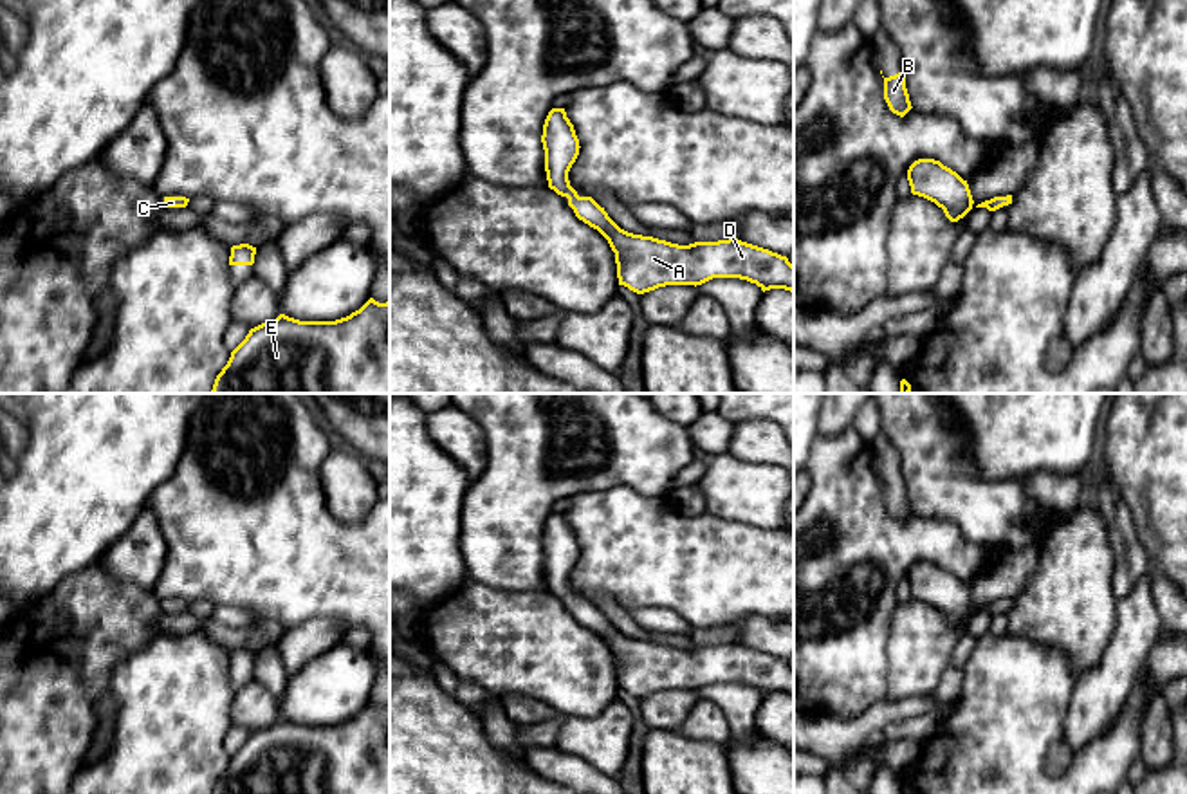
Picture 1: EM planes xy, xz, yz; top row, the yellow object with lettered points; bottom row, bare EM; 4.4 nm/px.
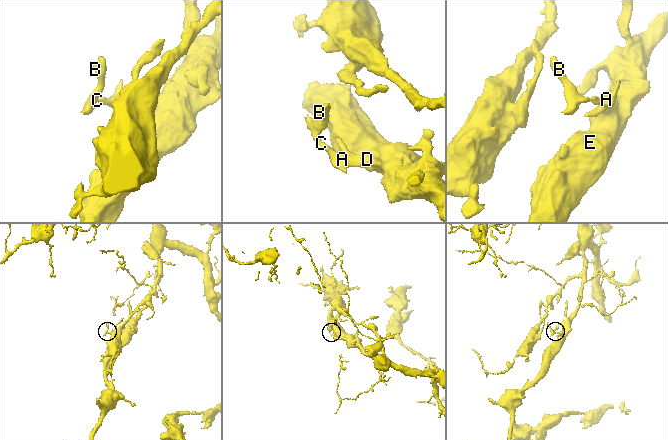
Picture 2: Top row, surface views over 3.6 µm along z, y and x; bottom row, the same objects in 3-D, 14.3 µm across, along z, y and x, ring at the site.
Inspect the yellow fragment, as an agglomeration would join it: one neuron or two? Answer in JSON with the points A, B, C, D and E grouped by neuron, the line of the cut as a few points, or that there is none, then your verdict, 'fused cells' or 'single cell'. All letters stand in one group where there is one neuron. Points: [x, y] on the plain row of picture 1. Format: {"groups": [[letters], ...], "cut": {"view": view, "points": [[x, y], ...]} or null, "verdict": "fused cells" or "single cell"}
{"groups": [["A", "B", "C", "D", "E"]], "cut": null, "verdict": "single cell"}

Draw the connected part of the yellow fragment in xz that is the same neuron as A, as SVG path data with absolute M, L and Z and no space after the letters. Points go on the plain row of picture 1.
M552 512L543 529L548 592L568 603L575 621L597 633L615 657L619 689L644 698L666 689L702 689L713 682L740 682L763 697L794 697L794 669L787 660L741 646L695 646L678 650L621 633L592 601L579 601L568 576L579 559L579 543L565 512Z

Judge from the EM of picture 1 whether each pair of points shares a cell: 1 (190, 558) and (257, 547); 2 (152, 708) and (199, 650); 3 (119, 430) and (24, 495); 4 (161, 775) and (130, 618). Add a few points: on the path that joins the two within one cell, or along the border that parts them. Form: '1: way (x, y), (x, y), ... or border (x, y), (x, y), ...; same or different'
1: way (206, 558), (219, 547), (240, 547); same
2: way (166, 693), (192, 664); same
3: way (96, 453), (55, 495), (47, 495); same
4: border (161, 634), (128, 654), (114, 668), (109, 683); different

